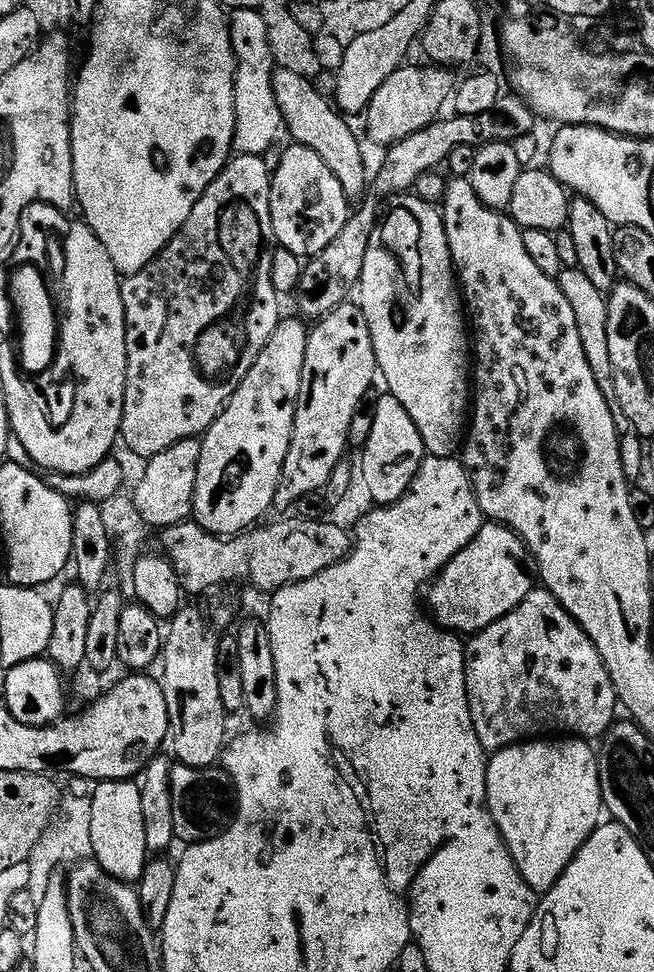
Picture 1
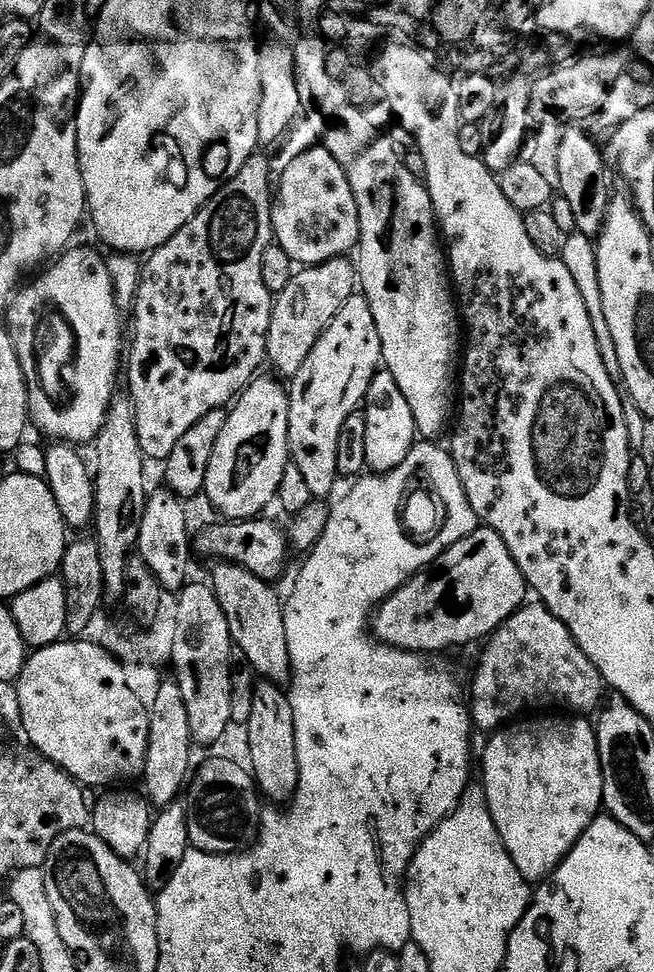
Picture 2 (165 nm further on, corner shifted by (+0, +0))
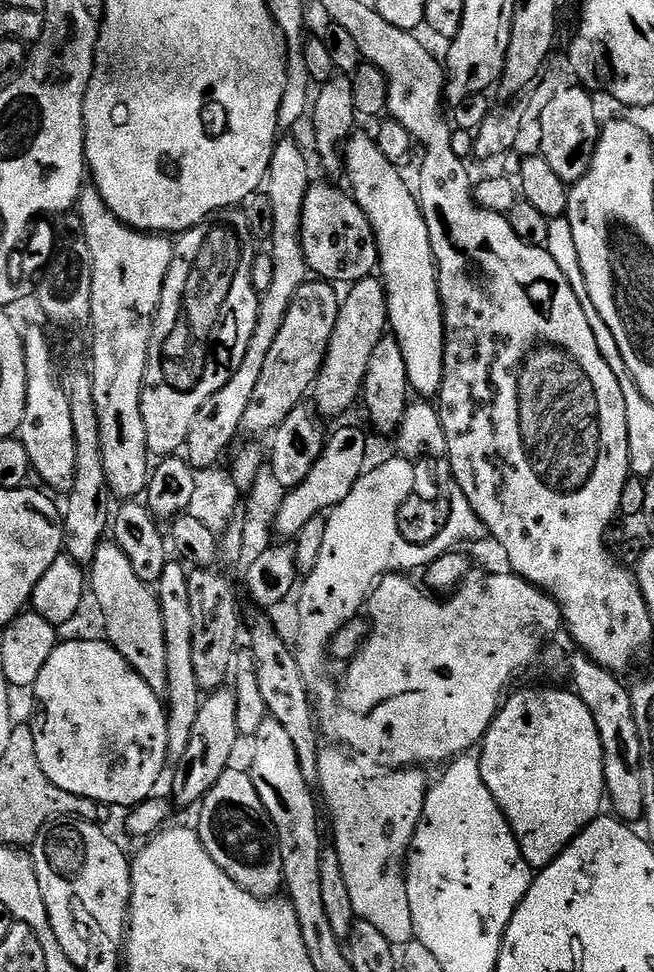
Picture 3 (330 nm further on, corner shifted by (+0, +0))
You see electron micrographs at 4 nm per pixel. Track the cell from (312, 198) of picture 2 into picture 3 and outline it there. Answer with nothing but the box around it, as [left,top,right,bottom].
[300,185,379,286]

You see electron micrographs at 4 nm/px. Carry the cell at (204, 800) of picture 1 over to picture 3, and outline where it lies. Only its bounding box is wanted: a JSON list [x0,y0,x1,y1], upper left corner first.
[194,766,284,900]

